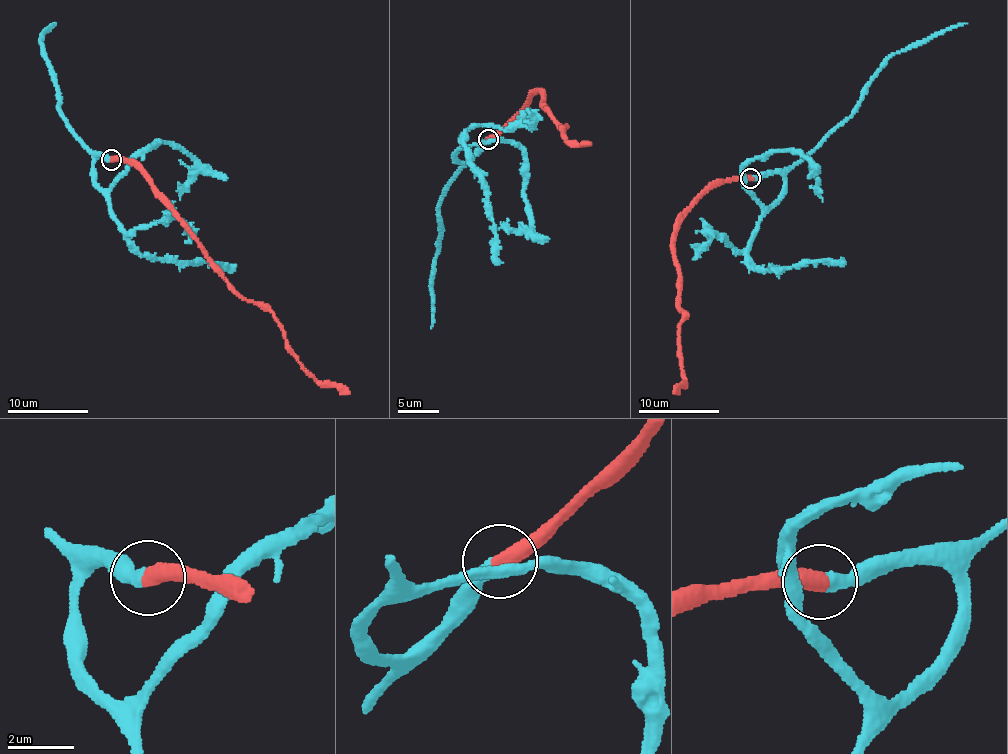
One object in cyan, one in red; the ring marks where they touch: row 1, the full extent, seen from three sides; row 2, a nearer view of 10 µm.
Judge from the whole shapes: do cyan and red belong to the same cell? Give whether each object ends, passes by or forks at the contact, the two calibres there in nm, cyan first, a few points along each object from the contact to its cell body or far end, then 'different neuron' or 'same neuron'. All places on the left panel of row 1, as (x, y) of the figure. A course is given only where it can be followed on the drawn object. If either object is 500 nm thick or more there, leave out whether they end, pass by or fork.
cyan ends | red ends | 400/480 nm | cyan via (110, 159), (103, 160), (94, 154), (64, 116), (52, 66), (40, 44), (43, 35), (55, 24) | red via (112, 159), (122, 157), (140, 170), (210, 265), (269, 310), (301, 366), (349, 393) | same neuron

